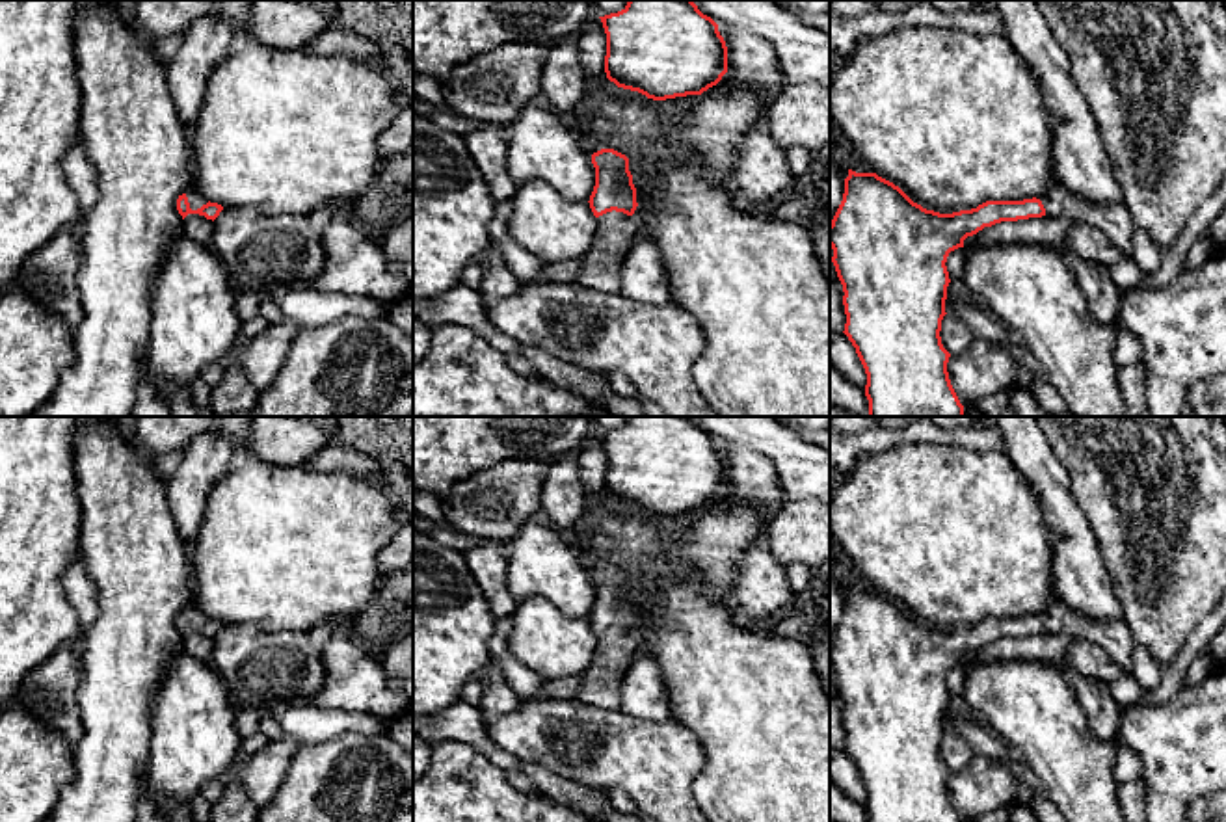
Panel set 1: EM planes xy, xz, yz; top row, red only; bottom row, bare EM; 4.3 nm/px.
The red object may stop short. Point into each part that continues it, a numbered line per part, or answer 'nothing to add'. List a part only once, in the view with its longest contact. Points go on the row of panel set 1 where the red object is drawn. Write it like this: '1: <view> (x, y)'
1: xz (616, 233)

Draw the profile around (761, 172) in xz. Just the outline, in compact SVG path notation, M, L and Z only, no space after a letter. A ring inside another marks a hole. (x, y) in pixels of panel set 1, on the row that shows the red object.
M766 128L746 132L735 147L735 171L731 182L753 208L759 203L781 193L793 173L785 151L772 139Z

